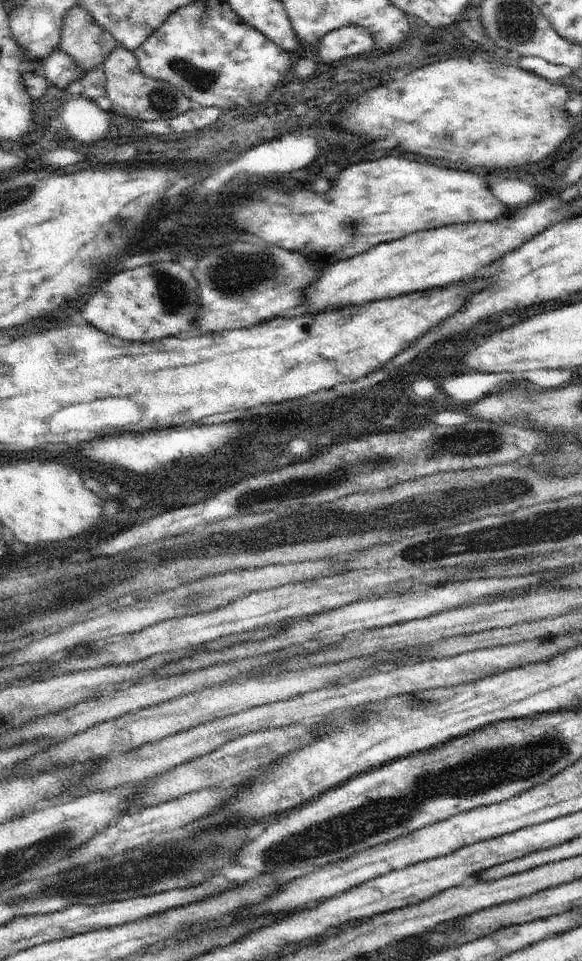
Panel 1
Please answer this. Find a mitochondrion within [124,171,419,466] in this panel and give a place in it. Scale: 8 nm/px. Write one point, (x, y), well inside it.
(240, 274)

